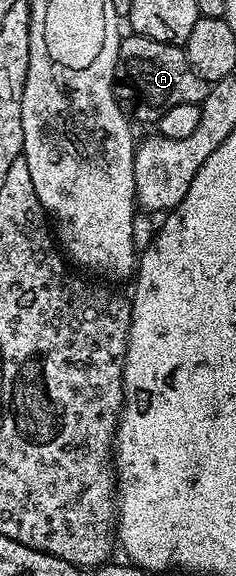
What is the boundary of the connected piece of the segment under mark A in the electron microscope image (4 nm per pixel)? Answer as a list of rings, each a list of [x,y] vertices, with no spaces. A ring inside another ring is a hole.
[[[129,35],[121,42],[123,81],[133,88],[133,101],[137,104],[137,117],[141,121],[160,122],[162,113],[179,107],[179,103],[200,105],[209,94],[210,82],[206,81],[189,62],[189,54],[180,44],[168,45],[150,37]]]

